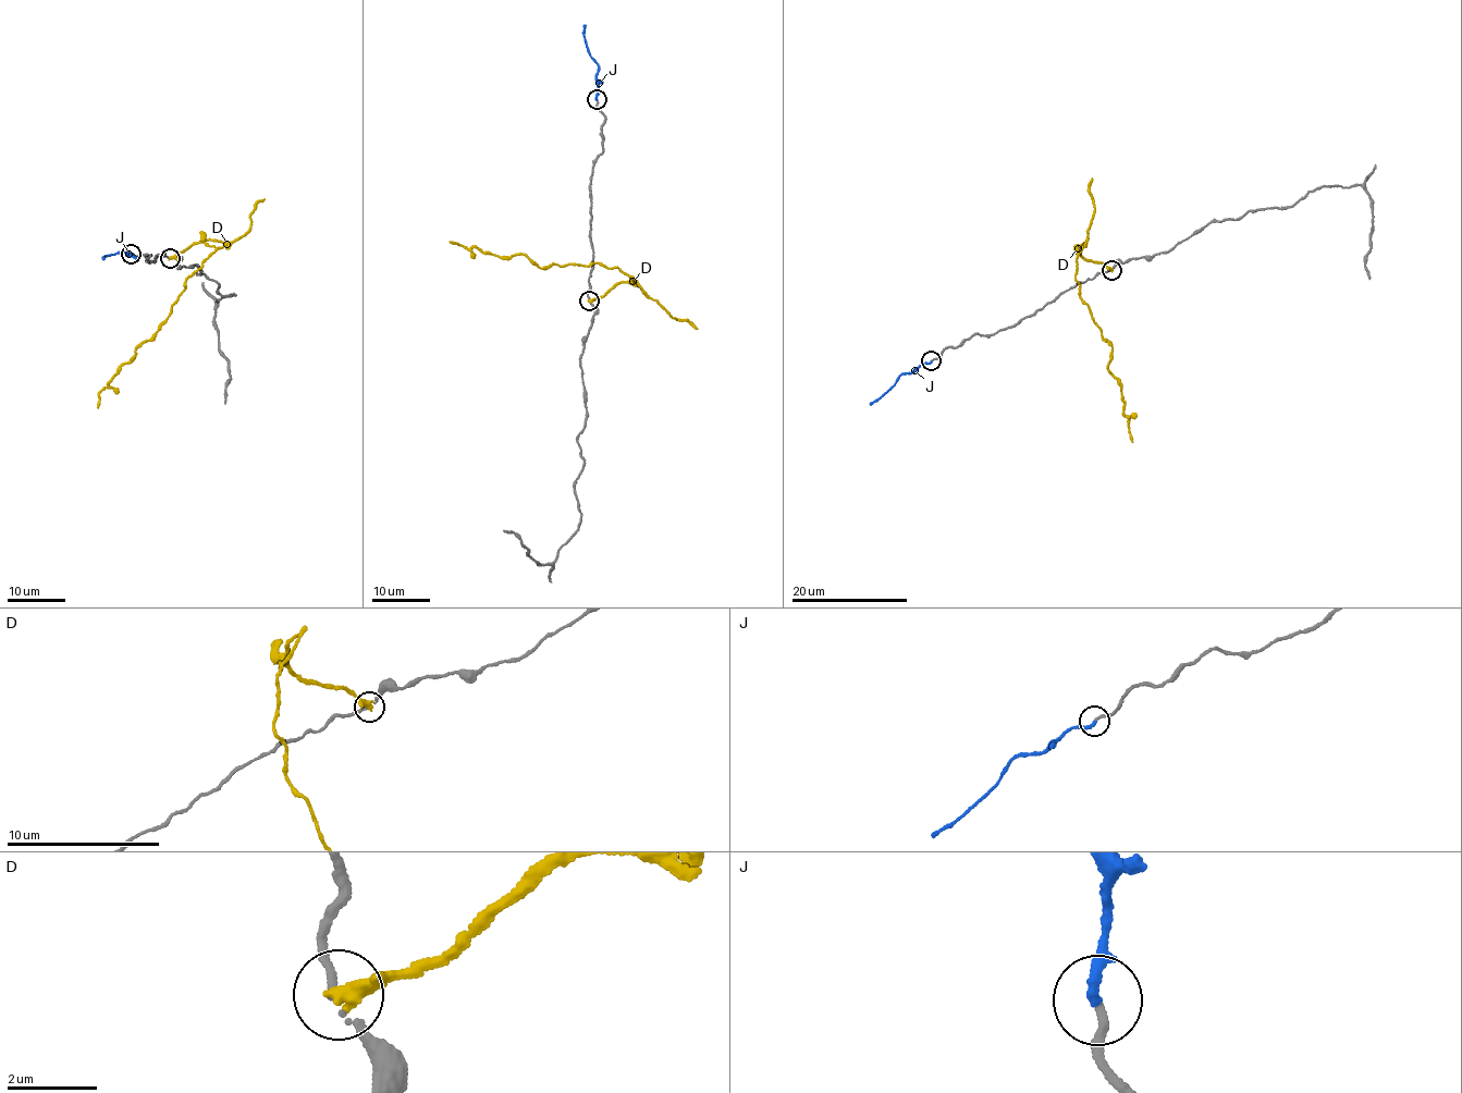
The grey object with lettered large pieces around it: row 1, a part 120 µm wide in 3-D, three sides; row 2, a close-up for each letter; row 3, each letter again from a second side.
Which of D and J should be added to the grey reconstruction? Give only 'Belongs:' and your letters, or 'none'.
Belongs: J

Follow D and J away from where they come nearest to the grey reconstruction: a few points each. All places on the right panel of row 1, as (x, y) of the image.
D: (1110, 269), (1077, 254), (1076, 277), (1079, 295), (1110, 346), (1108, 369), (1121, 389), (1123, 410), (1133, 441)
J: (932, 360), (898, 376), (895, 384), (871, 405)

